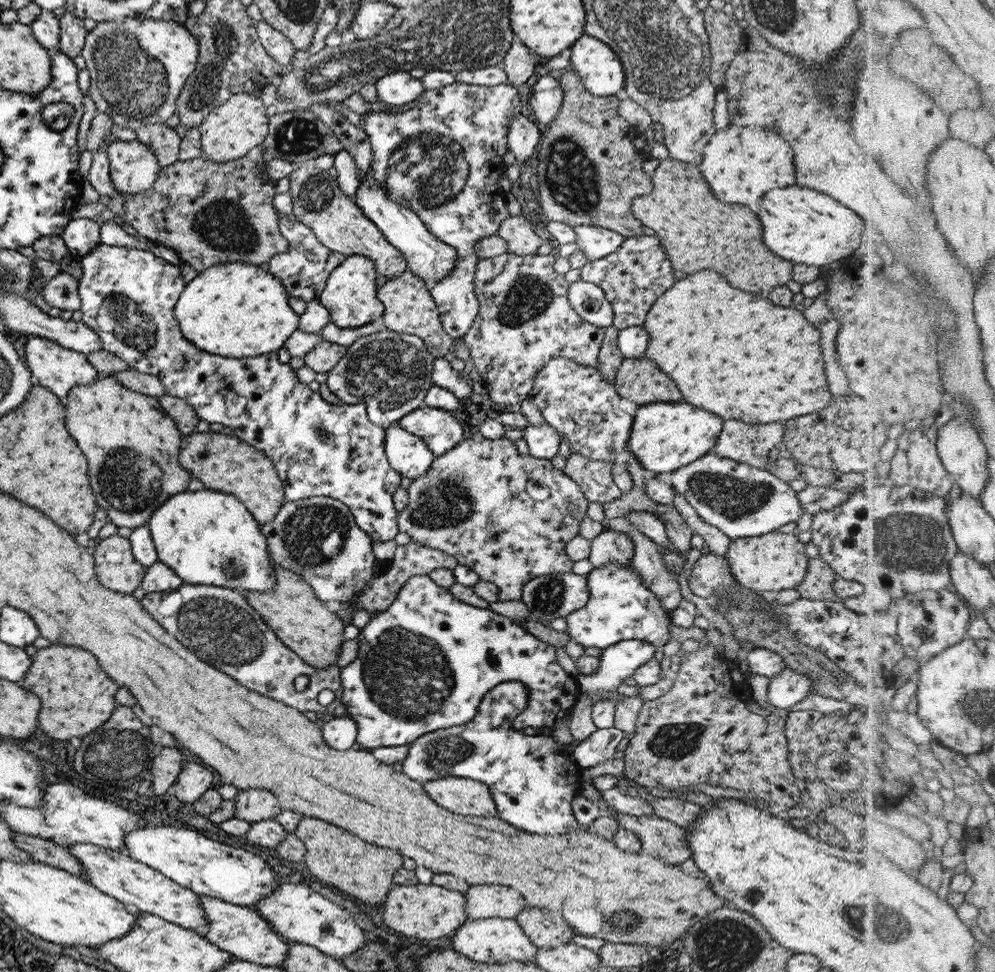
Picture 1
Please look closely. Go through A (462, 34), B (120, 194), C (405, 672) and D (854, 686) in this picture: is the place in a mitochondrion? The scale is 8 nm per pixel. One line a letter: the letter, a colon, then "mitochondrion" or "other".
A: mitochondrion
B: other
C: mitochondrion
D: other

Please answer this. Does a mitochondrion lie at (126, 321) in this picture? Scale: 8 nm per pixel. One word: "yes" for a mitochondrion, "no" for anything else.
yes

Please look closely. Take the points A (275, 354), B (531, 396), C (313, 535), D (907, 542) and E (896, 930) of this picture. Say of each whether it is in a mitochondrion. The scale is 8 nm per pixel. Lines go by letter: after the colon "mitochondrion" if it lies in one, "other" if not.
A: other
B: other
C: mitochondrion
D: mitochondrion
E: mitochondrion

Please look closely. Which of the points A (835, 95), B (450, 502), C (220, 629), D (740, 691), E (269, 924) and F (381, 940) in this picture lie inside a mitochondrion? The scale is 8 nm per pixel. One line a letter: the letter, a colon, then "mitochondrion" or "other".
A: mitochondrion
B: mitochondrion
C: mitochondrion
D: other
E: other
F: other

